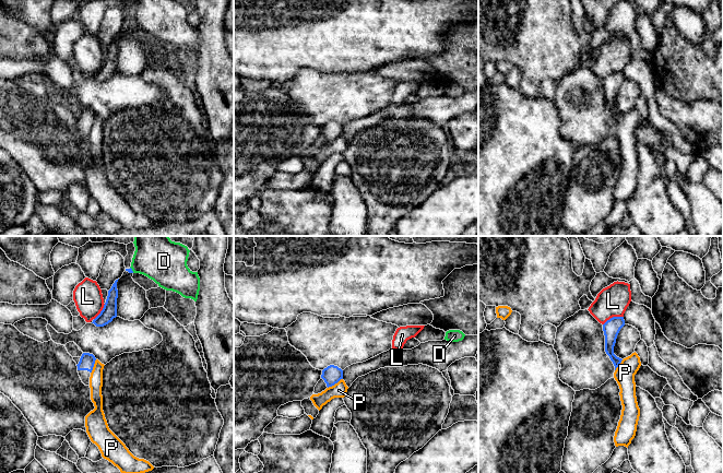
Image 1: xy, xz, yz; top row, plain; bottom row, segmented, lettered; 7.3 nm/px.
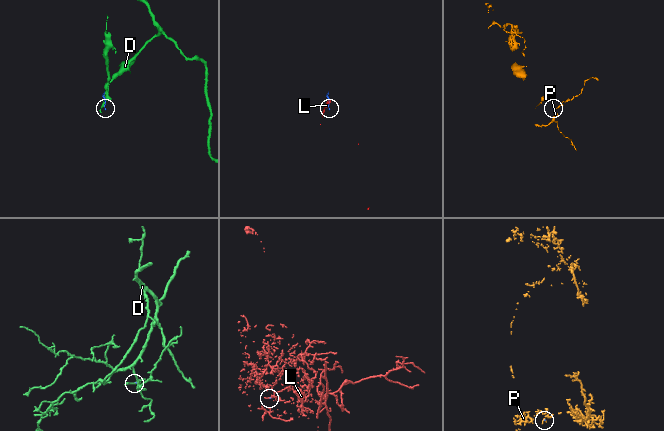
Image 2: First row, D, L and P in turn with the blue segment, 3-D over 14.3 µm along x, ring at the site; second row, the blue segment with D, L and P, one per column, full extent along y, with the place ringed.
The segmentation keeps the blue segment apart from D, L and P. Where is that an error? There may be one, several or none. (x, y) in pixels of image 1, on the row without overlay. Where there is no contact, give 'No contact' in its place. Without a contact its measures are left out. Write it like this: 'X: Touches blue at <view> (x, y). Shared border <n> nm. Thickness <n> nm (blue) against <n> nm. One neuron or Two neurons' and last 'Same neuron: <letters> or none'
D: Touches blue at xy (131, 25). Shared border 50 nm. Thickness 30 nm (blue) against 280 nm. Two neurons
L: Touches blue at yz (613, 72). Shared border 170 nm. Thickness 120 nm (blue) against 220 nm. Two neurons
P: Touches blue at xz (334, 139). Shared border 130 nm. Thickness 140 nm (blue) against 110 nm. Two neurons
Same neuron: none

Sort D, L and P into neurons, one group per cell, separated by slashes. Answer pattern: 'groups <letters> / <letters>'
groups D / L / P

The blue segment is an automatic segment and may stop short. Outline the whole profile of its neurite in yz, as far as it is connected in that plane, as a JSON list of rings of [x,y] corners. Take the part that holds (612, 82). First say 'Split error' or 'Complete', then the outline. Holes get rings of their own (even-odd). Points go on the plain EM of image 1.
Complete. [[[613,72],[603,80],[603,86],[605,91],[605,107],[613,117],[615,126],[623,115],[614,109],[614,102],[616,98],[617,91],[624,81],[624,72]]]

